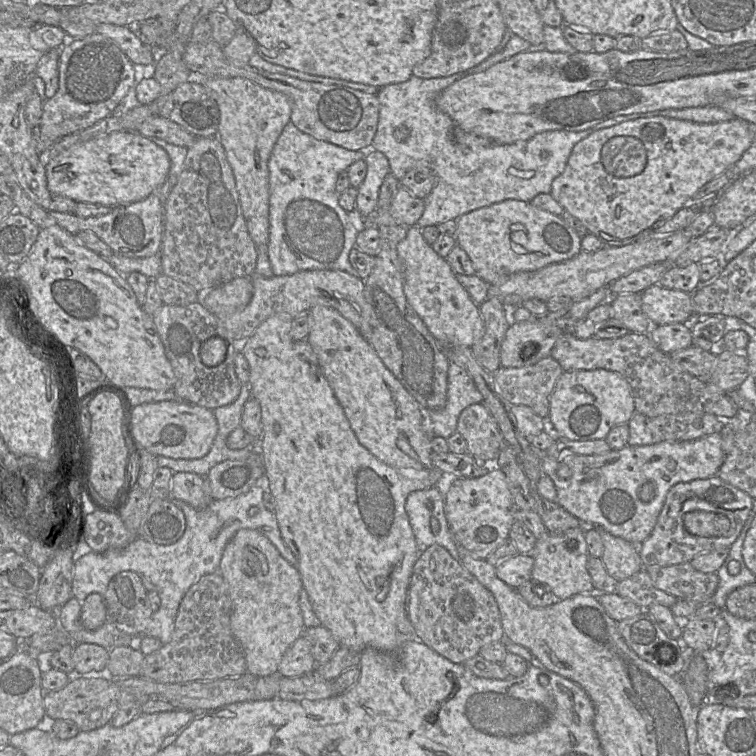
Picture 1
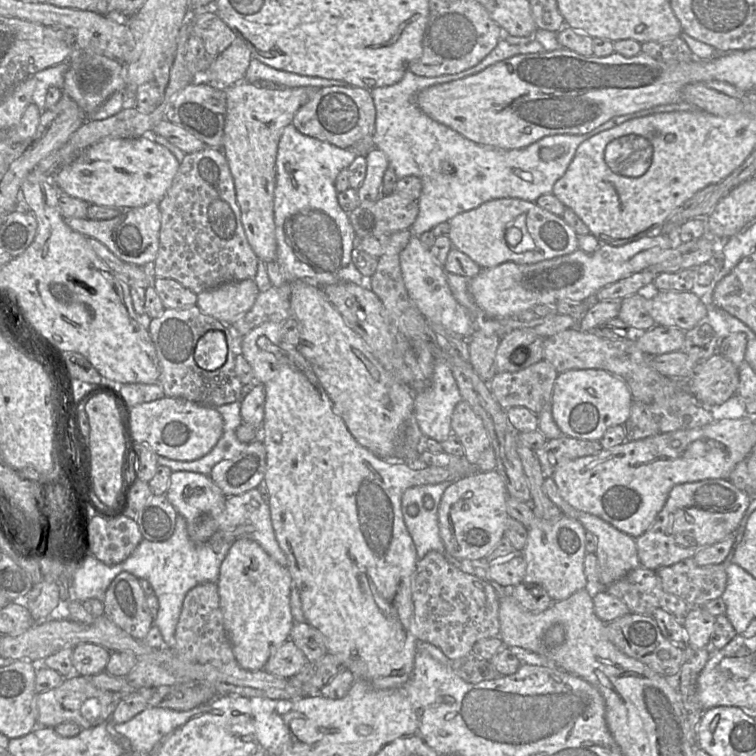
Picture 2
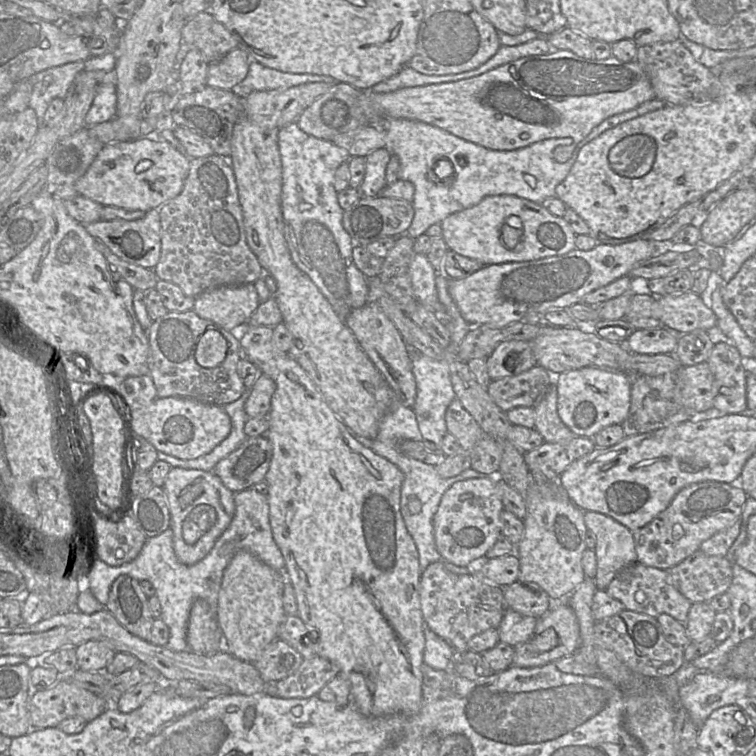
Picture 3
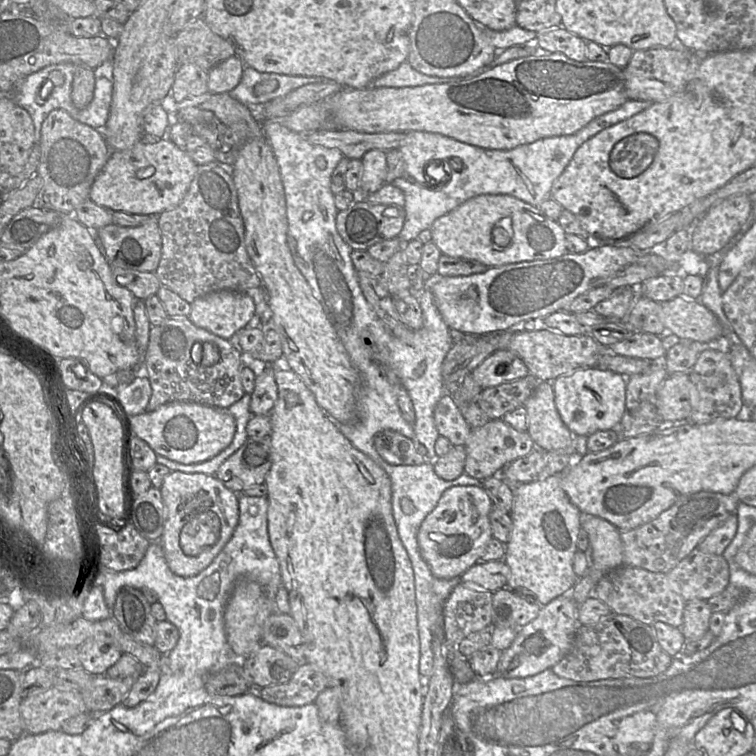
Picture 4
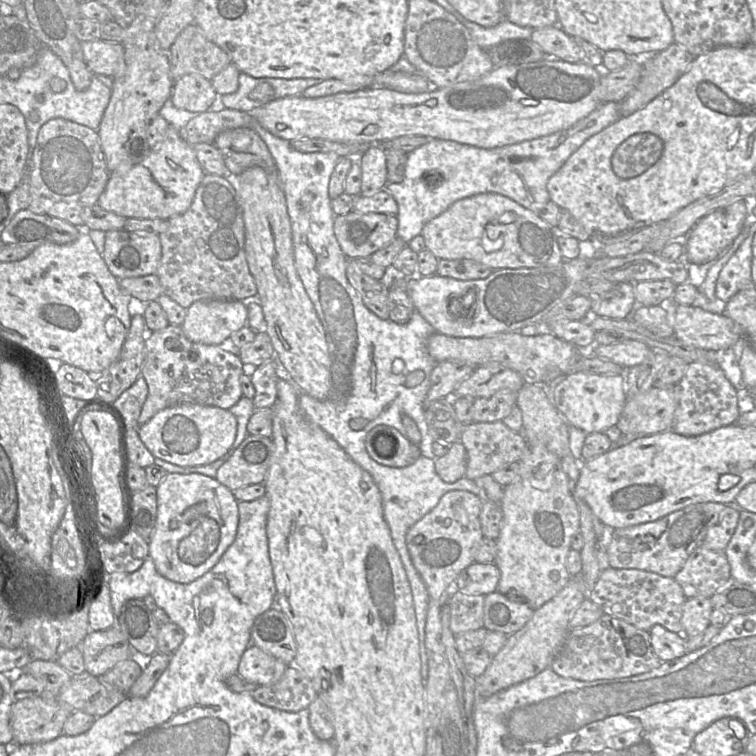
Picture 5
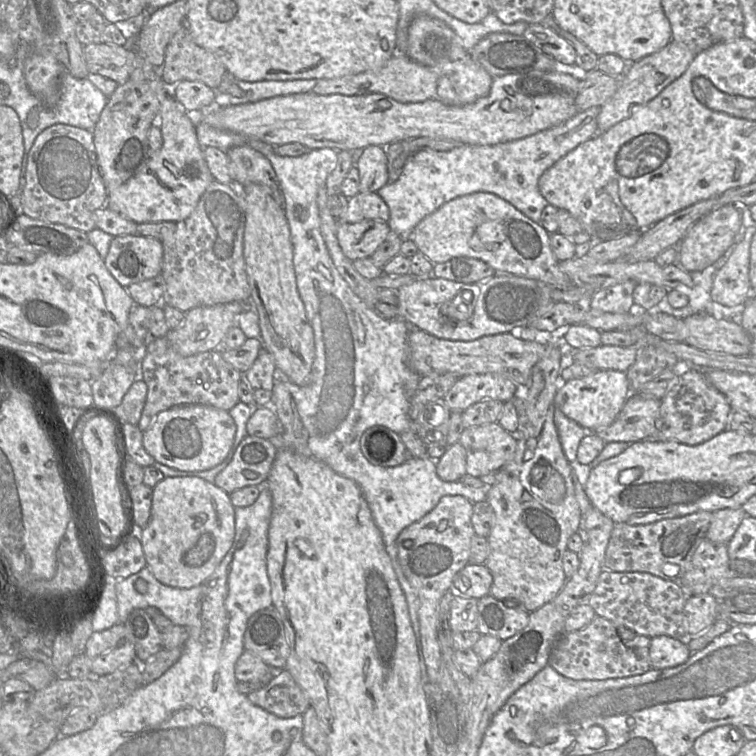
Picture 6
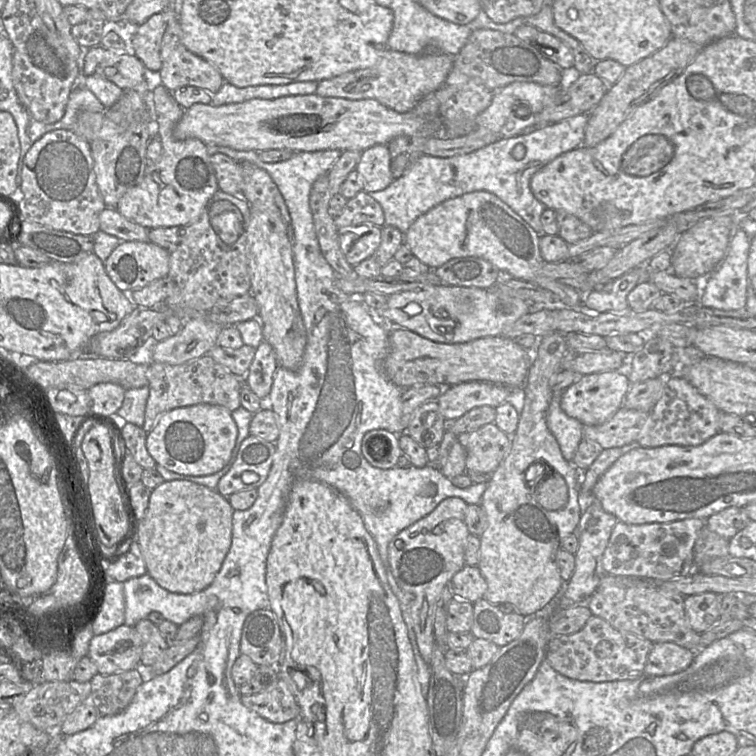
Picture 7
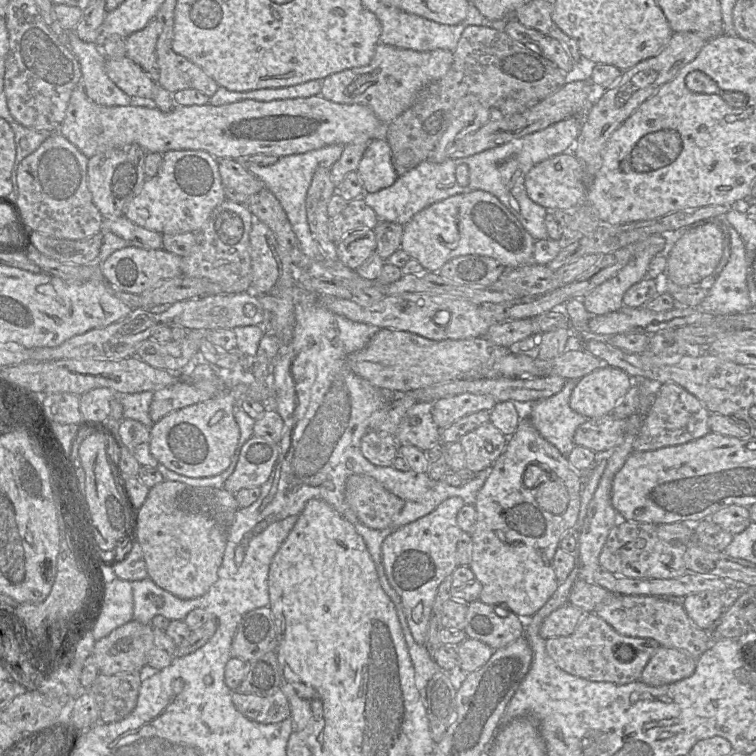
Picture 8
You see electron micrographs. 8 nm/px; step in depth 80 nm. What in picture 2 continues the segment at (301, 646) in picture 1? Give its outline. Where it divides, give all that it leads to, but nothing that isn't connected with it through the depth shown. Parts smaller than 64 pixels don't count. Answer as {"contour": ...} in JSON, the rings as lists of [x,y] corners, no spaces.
{"contour":[[[290,640],[280,645],[269,657],[263,670],[281,678],[291,678],[306,664],[303,652]]]}

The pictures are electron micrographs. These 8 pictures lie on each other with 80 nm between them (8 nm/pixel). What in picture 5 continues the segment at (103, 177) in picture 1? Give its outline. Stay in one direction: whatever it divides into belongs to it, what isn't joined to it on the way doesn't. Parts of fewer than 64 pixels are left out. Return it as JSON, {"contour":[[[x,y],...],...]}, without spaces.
{"contour":[[[168,124],[163,141],[151,149],[143,161],[138,164],[122,162],[110,172],[97,204],[125,218],[168,220],[189,209],[205,174],[193,146],[181,138],[179,130]]]}

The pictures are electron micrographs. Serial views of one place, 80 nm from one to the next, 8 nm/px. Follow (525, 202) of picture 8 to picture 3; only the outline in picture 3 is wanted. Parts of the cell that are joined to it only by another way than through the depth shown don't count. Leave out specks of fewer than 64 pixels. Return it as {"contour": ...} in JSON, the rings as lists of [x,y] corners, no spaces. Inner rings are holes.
{"contour":[[[652,99],[646,101],[634,109],[615,114],[610,116],[596,126],[583,140],[580,142],[574,142],[571,137],[564,138],[549,138],[538,142],[535,142],[529,146],[515,149],[515,150],[492,150],[480,146],[478,144],[466,141],[459,138],[439,127],[408,119],[385,119],[381,120],[379,127],[386,132],[386,145],[385,148],[395,155],[400,162],[398,171],[398,180],[408,180],[412,182],[415,188],[414,198],[412,205],[414,208],[414,217],[411,225],[407,229],[406,234],[411,238],[416,239],[420,235],[424,234],[427,229],[435,224],[440,224],[449,215],[470,208],[478,204],[482,199],[487,196],[495,195],[514,195],[521,197],[537,204],[541,204],[545,199],[555,196],[556,186],[562,182],[571,169],[580,148],[593,140],[607,129],[613,128],[616,125],[642,116],[649,112],[663,108],[669,105],[666,102],[659,99]],[[574,142],[574,150],[571,157],[563,162],[559,163],[553,159],[553,150],[560,145],[571,145]],[[442,159],[448,160],[453,167],[453,174],[449,180],[442,181],[438,179],[433,173],[435,164]],[[523,173],[530,174],[536,179],[536,186],[531,187],[522,177]]]}

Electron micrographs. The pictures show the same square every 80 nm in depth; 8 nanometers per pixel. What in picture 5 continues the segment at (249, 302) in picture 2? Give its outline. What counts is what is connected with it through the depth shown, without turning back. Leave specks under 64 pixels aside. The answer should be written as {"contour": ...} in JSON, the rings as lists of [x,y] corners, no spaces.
{"contour":[[[212,299],[191,304],[181,327],[193,343],[221,345],[247,322],[248,308],[243,301]]]}

